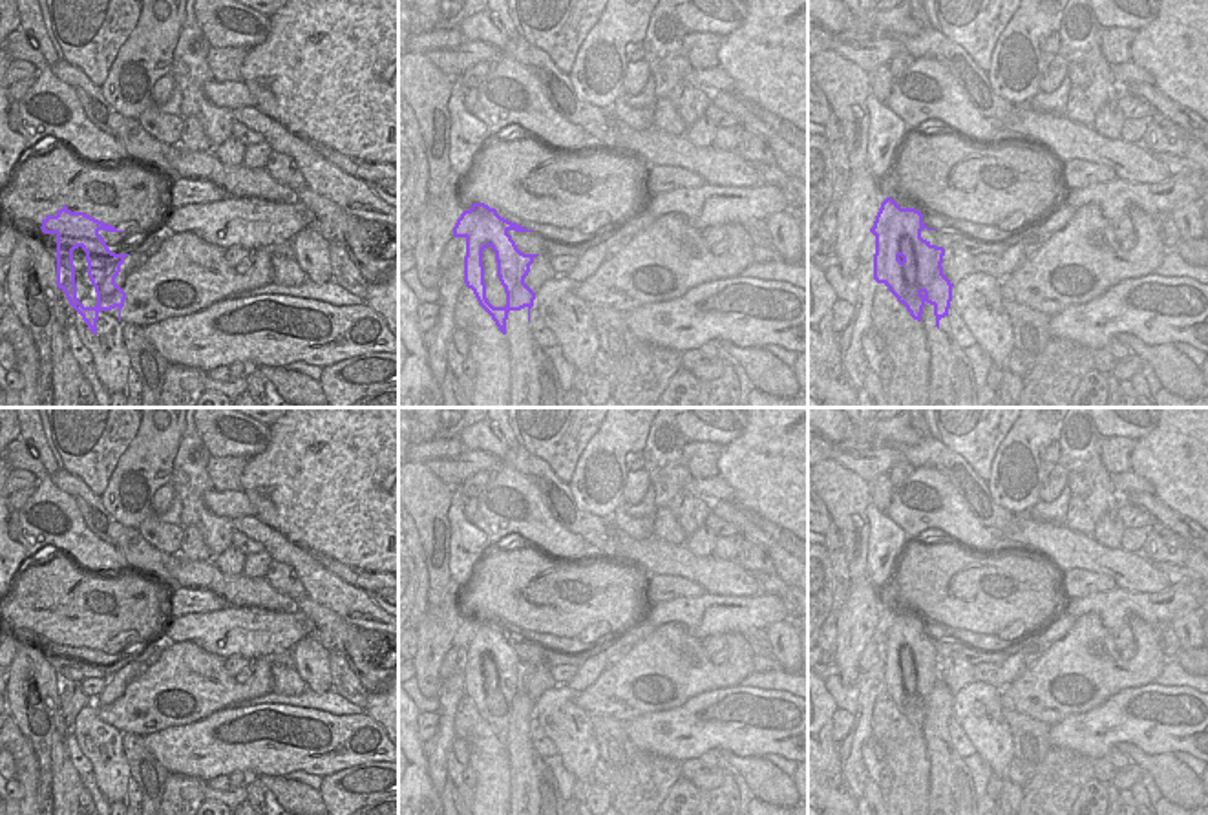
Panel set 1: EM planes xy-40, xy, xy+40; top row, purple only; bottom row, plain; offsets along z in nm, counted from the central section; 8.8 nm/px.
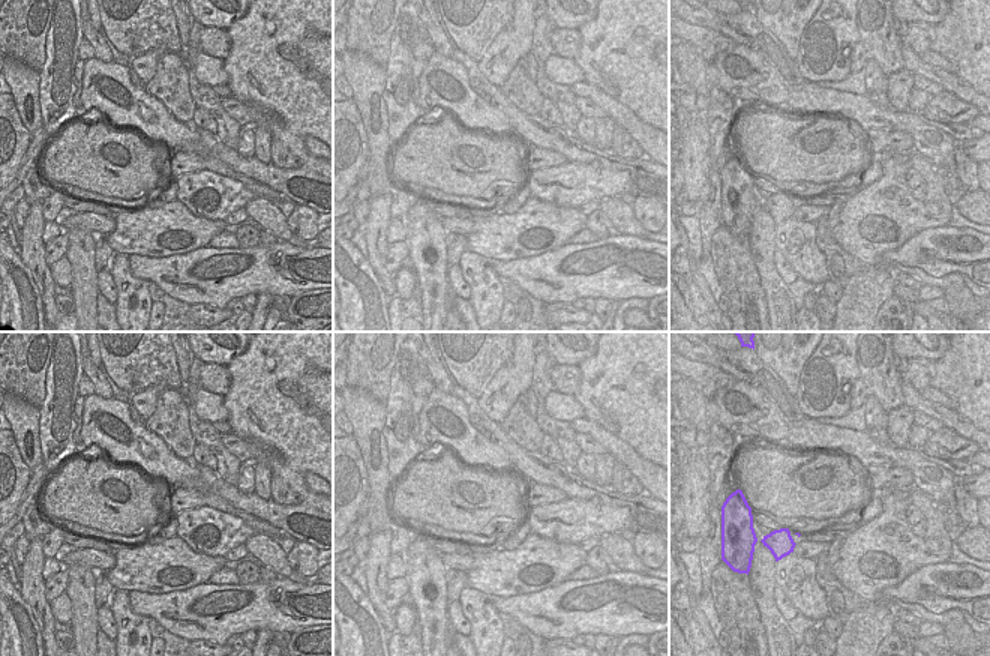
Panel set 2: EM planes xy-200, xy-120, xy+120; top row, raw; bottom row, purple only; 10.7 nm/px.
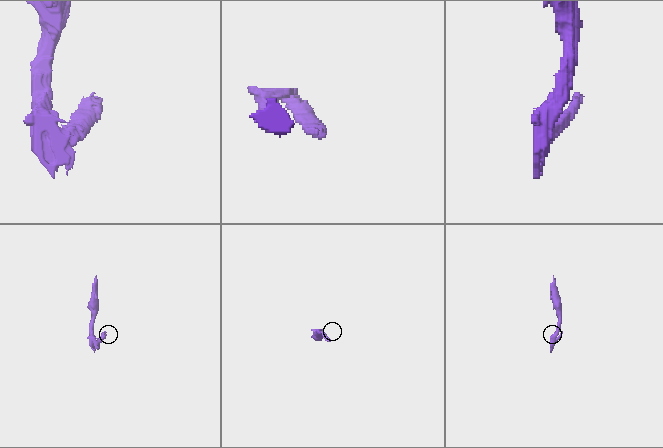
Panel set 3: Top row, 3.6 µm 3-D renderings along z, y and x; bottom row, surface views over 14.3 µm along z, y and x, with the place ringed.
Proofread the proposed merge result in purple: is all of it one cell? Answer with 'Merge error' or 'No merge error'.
Merge error

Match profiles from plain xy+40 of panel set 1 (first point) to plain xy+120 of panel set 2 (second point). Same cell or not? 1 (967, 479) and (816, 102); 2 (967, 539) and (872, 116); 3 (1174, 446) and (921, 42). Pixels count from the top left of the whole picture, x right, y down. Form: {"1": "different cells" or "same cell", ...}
{"1": "same cell", "2": "different cells", "3": "different cells"}

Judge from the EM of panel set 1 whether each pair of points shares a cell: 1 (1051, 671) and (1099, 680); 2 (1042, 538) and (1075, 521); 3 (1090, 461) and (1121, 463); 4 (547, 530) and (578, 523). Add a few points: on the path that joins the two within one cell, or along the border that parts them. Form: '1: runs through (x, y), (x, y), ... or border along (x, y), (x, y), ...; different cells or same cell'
1: runs through (1062, 671), (1088, 677); same cell
2: border along (1064, 527), (1093, 539); different cells
3: border along (1106, 439), (1101, 463), (1119, 488); different cells
4: border along (540, 492), (549, 512), (593, 545); different cells

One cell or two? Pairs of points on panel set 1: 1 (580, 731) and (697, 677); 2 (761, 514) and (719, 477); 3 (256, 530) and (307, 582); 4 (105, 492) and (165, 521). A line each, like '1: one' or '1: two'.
1: two
2: one
3: two
4: two

